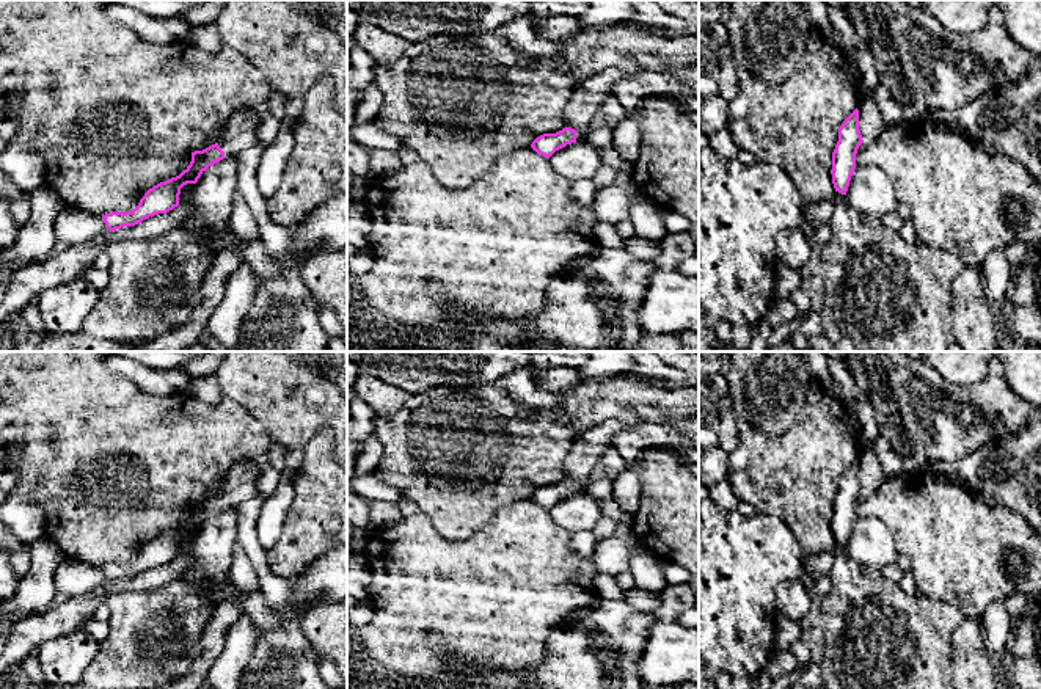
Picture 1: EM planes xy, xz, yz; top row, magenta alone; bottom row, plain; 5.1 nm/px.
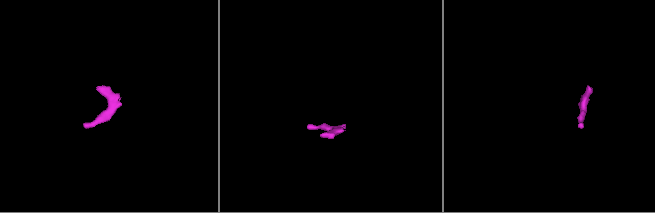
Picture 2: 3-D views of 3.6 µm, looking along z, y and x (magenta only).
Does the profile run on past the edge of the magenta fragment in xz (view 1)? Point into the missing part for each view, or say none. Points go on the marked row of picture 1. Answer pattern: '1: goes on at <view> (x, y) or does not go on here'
1: does not go on here

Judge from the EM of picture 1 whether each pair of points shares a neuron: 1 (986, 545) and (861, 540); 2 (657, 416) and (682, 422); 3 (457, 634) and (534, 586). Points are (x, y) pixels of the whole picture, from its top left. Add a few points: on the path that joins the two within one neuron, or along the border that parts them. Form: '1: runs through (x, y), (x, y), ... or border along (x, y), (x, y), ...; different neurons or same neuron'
1: border along (867, 515), (876, 517), (884, 524), (898, 554); different neurons
2: border along (682, 415), (675, 413), (663, 422); different neurons
3: runs through (476, 619), (509, 586), (515, 586); same neuron

